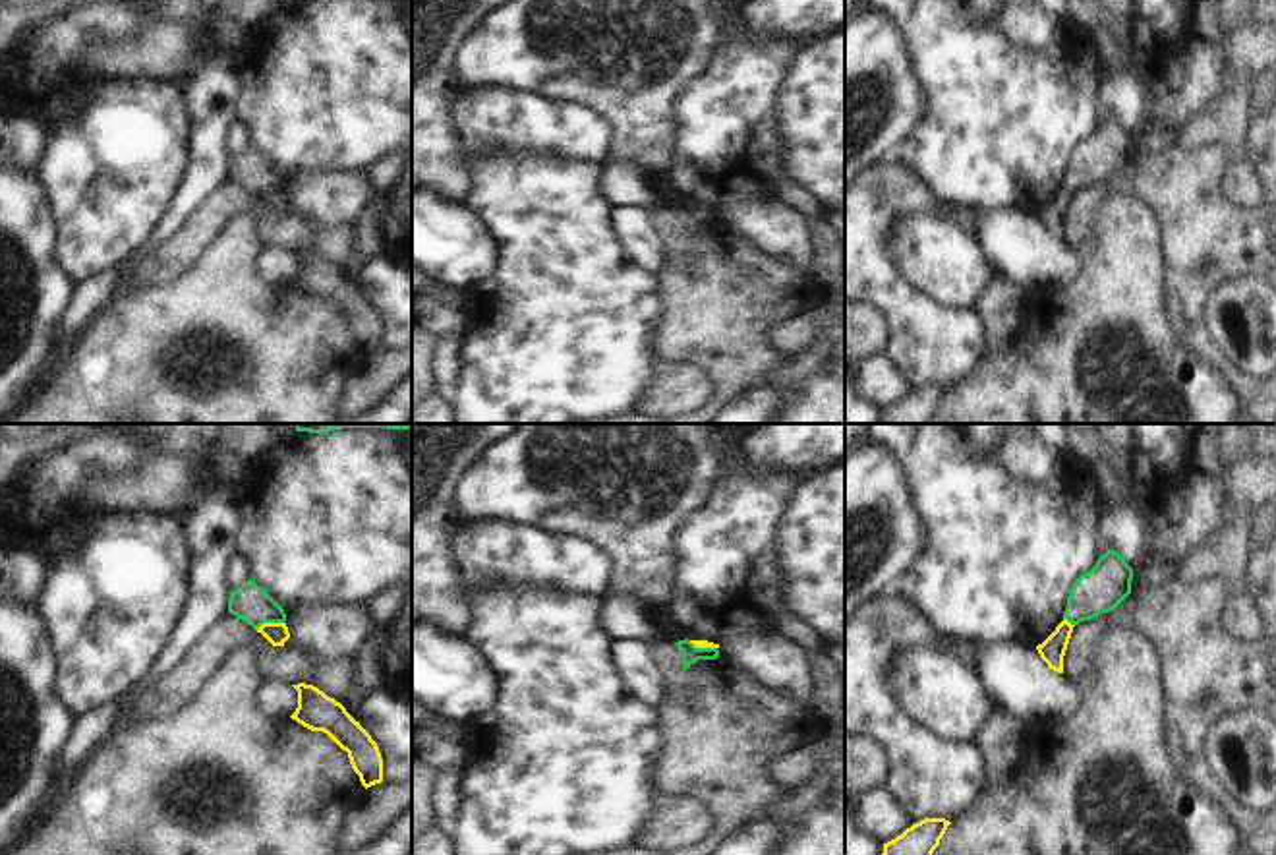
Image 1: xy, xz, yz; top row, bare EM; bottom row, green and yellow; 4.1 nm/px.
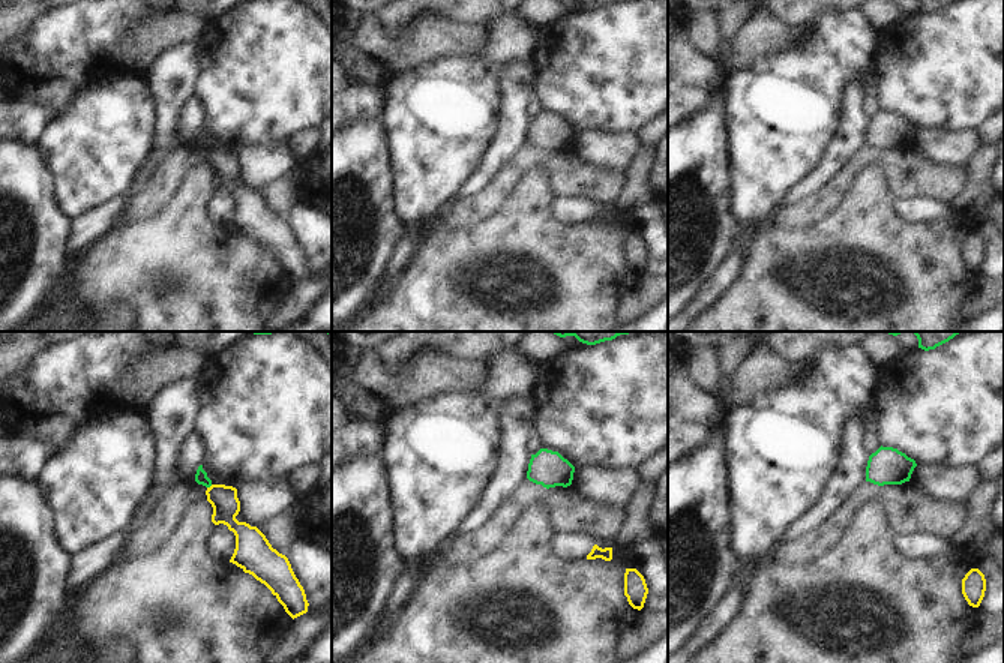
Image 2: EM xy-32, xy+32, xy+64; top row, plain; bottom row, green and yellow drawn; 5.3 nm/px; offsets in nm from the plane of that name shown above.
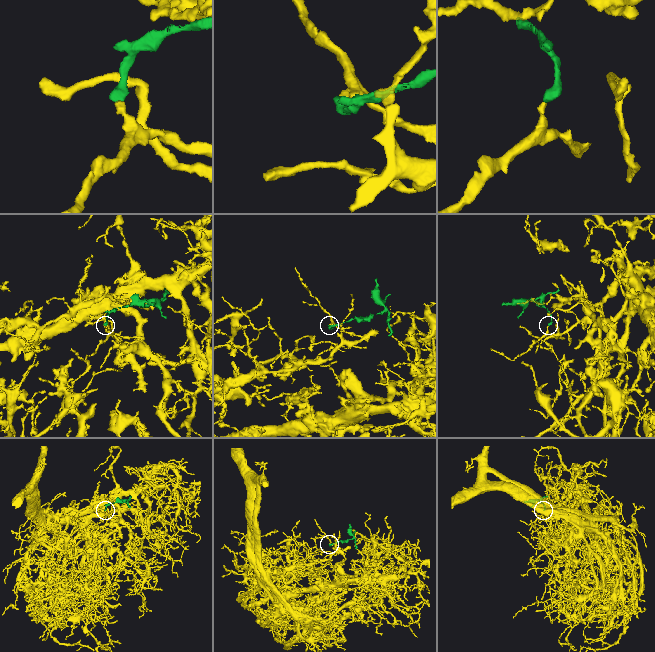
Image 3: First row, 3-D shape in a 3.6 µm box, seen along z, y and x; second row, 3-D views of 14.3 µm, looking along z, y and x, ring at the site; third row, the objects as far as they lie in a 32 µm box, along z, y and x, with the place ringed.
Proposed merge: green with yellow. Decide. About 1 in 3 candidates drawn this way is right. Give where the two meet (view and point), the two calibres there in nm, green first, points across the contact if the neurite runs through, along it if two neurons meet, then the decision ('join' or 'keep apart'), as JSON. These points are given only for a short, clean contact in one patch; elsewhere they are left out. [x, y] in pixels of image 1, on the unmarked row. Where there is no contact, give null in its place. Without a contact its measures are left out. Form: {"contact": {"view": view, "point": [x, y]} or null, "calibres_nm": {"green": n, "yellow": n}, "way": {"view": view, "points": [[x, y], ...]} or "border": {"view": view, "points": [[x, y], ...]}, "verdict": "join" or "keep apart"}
{"contact": {"view": "xy", "point": [269, 188]}, "calibres_nm": {"green": 160, "yellow": 100}, "border": {"view": "xy", "points": [[283, 188], [263, 188], [256, 196]]}, "verdict": "keep apart"}

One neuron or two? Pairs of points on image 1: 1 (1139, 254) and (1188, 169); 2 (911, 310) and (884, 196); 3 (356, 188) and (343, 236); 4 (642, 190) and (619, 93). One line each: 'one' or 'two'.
1: two
2: one
3: two
4: two

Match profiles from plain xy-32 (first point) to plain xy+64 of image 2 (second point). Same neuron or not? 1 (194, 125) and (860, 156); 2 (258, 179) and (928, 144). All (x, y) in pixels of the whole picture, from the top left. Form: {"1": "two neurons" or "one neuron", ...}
{"1": "two neurons", "2": "one neuron"}

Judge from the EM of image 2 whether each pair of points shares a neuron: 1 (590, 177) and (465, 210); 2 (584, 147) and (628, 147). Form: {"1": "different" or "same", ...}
{"1": "same", "2": "same"}

